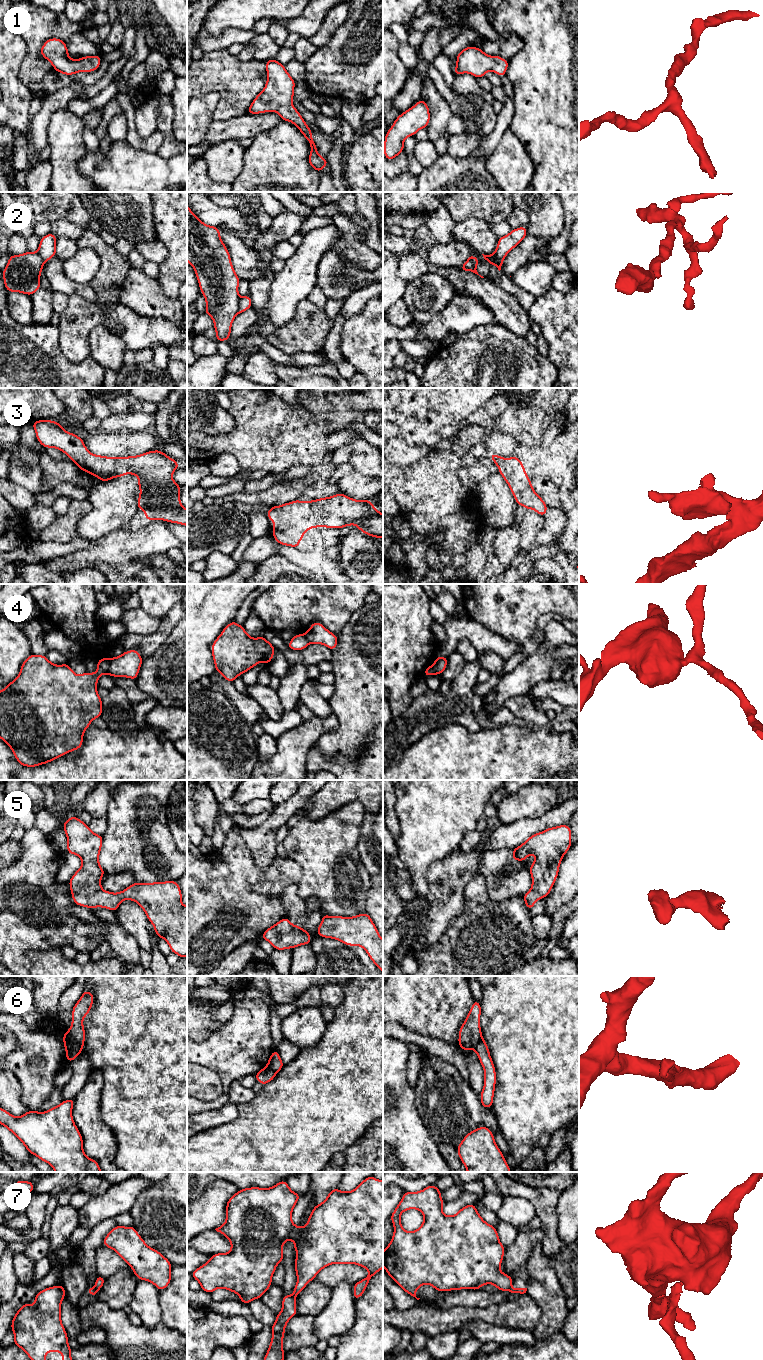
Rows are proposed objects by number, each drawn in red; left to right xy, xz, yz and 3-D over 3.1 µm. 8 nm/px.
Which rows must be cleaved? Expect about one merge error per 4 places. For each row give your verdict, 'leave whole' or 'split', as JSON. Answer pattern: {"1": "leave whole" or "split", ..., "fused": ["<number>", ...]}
{"1": "leave whole", "2": "split", "3": "leave whole", "4": "split", "5": "leave whole", "6": "split", "7": "split", "fused": ["2", "4", "6", "7"]}

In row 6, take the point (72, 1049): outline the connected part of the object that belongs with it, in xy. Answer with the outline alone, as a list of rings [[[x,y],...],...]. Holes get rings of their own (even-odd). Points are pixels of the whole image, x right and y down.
[[[68,1032],[63,1034],[62,1039],[66,1051],[66,1061],[71,1062],[77,1058],[77,1056],[83,1051],[83,1048],[73,1040]]]

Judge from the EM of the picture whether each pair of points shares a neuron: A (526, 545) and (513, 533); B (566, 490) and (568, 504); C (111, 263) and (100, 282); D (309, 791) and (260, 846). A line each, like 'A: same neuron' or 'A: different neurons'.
A: different neurons
B: same neuron
C: same neuron
D: same neuron

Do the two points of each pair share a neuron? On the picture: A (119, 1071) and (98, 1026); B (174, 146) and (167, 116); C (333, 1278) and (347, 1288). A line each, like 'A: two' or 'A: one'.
A: one
B: one
C: two

